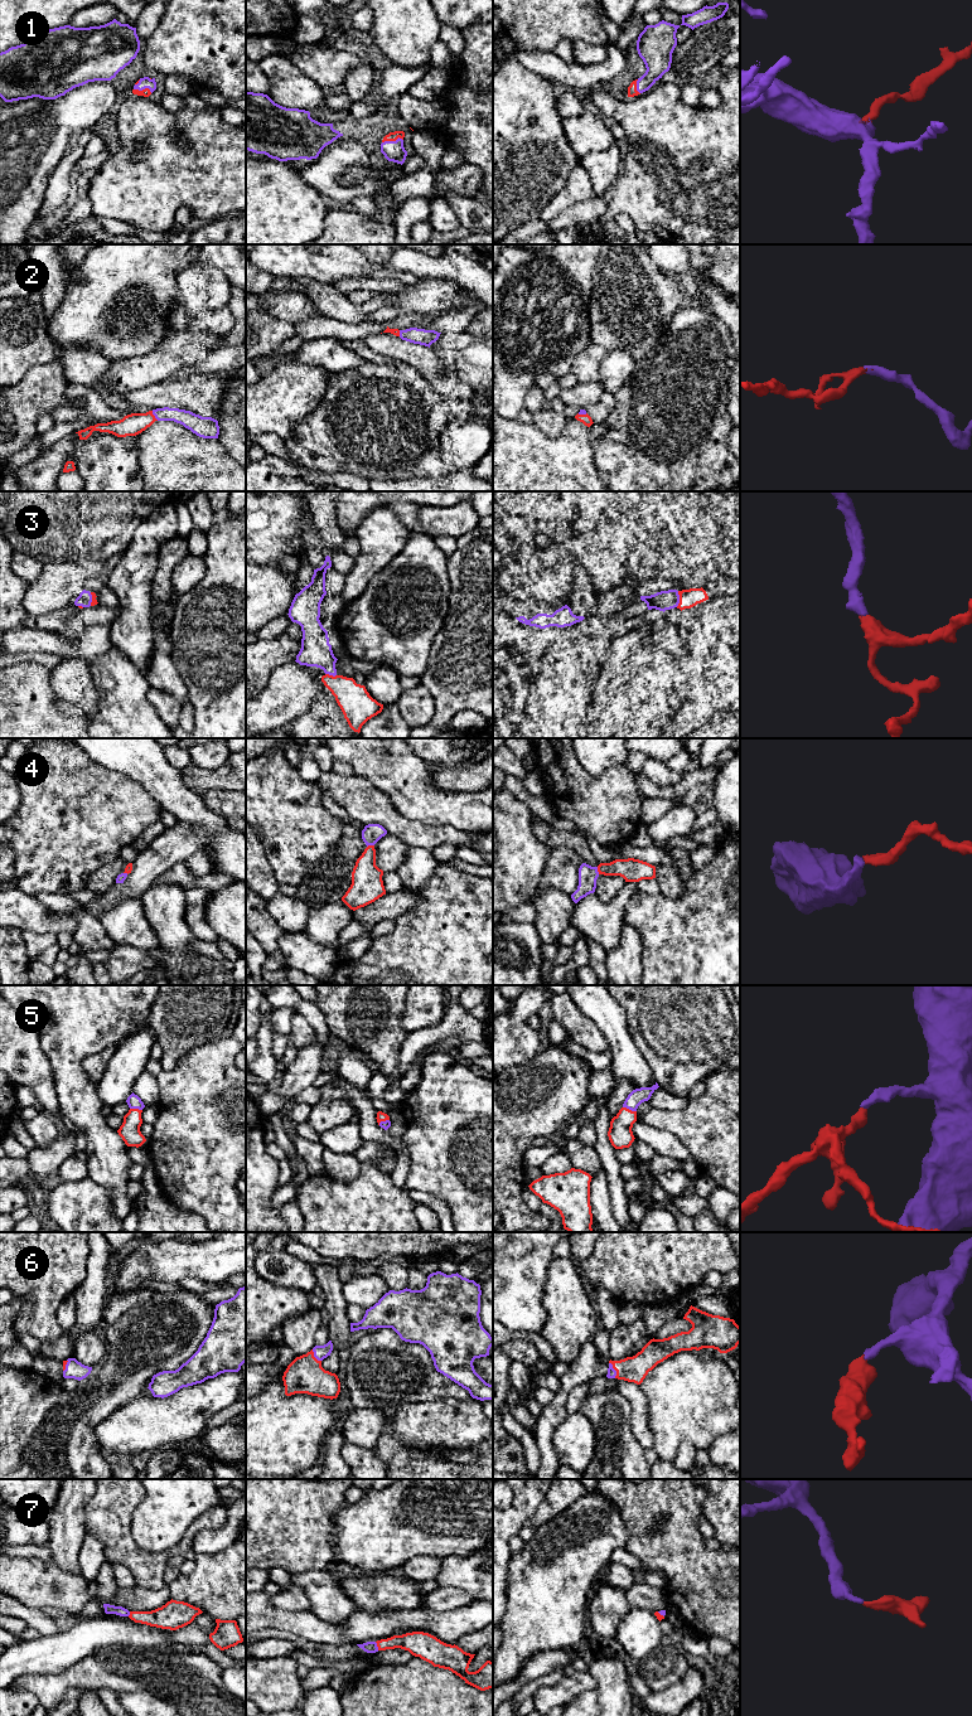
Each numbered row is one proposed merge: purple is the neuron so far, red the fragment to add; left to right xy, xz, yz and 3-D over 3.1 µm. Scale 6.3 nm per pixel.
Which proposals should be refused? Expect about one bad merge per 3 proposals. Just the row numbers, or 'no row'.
no row

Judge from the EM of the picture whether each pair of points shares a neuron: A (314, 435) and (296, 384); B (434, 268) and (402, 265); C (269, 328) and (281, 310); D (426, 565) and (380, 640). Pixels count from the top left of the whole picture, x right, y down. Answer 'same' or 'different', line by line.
A: different
B: same
C: different
D: same

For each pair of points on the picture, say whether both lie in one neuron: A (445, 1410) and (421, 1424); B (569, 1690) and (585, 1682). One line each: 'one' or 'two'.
A: one
B: one

